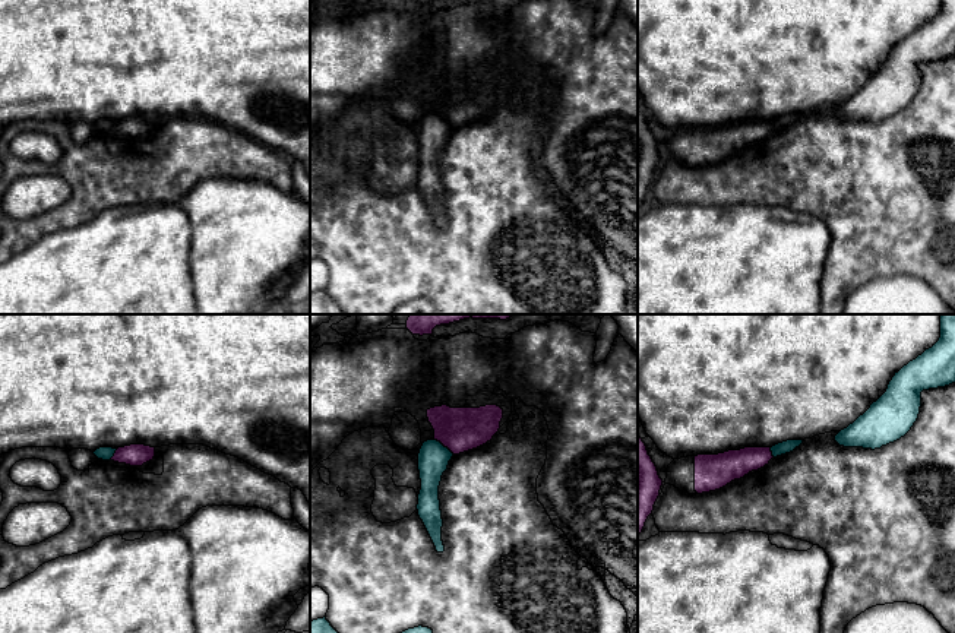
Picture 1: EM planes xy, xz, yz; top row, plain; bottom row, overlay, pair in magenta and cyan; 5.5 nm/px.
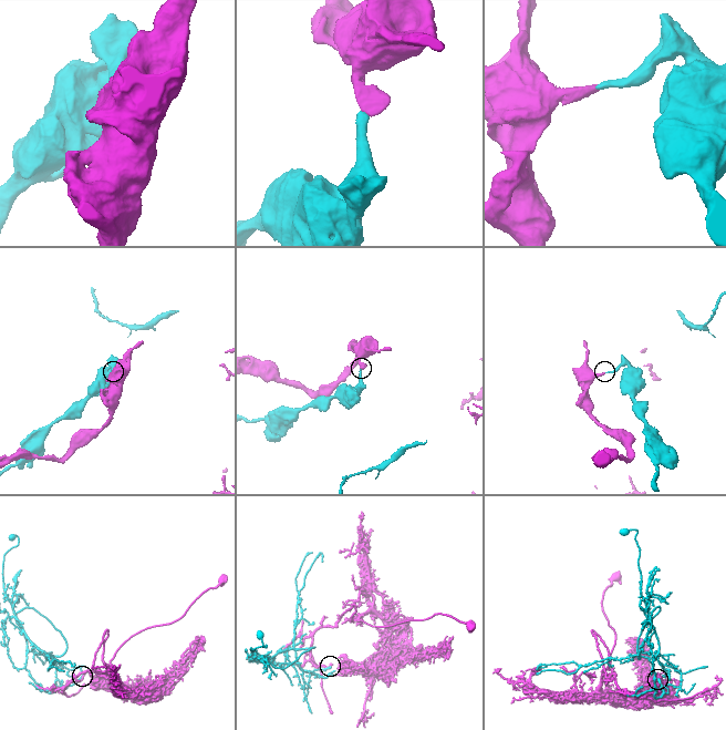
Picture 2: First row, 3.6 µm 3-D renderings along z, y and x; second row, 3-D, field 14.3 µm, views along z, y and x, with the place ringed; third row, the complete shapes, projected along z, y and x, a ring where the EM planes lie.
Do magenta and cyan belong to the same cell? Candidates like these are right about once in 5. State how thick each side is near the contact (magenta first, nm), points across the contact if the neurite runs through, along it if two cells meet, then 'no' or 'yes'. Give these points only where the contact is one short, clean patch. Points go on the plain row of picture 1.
240 nm thick on the magenta side, 170 nm on the other; border along xz (435, 111), (454, 126); no

